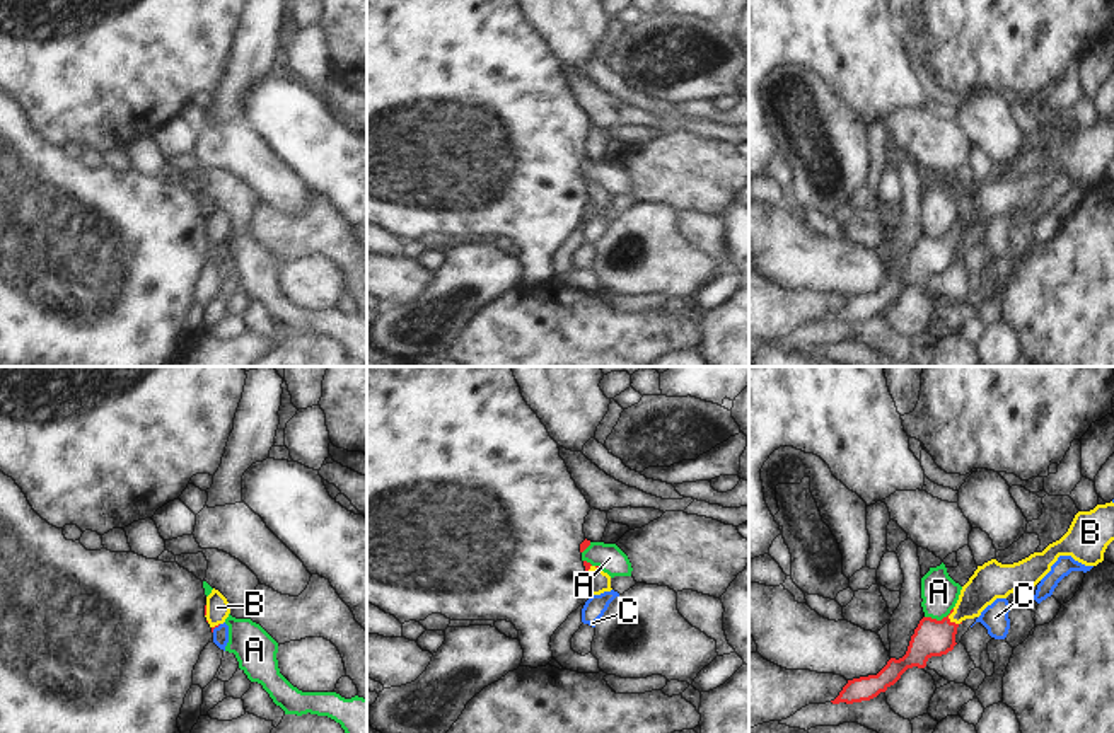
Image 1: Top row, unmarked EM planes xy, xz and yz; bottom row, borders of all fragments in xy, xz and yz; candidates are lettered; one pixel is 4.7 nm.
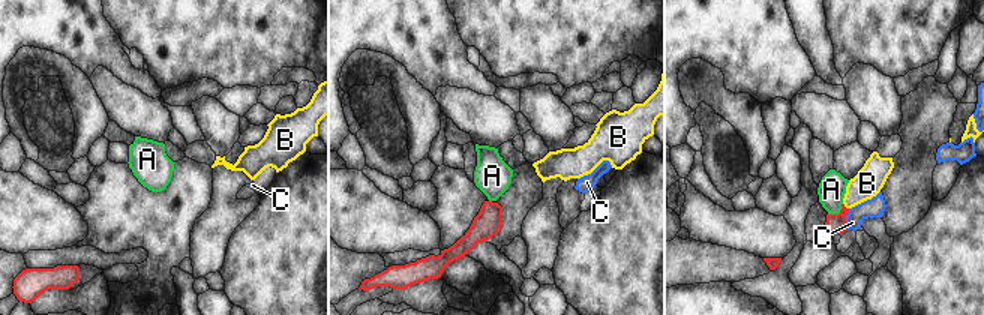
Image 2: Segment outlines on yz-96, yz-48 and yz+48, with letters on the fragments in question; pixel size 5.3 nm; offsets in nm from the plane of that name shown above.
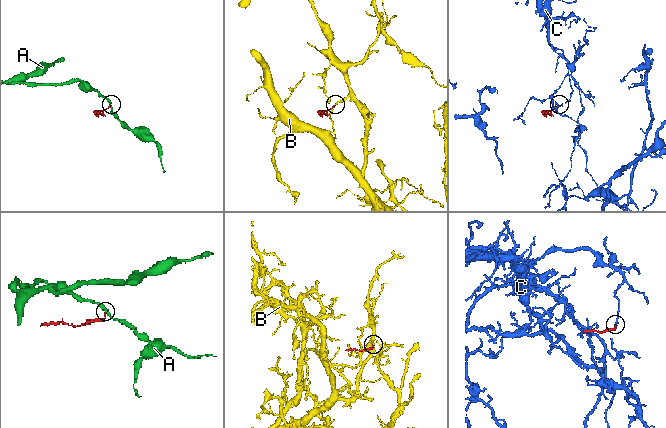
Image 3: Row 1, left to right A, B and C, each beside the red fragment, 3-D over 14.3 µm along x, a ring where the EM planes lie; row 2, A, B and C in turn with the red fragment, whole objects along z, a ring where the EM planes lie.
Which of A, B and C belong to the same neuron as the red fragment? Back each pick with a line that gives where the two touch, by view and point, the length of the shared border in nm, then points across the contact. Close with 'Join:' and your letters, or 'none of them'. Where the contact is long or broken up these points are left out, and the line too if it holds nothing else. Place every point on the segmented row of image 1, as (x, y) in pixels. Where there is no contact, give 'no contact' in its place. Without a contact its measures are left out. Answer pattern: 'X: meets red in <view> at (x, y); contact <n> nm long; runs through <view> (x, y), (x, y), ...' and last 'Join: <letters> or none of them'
B: meets red in yz at (947, 617); contact 80 nm long; runs through yz (932, 638), (947, 617), (988, 583)
Join: B

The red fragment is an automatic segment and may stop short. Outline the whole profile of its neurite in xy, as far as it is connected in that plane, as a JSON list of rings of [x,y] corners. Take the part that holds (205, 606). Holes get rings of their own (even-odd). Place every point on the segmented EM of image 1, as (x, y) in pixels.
[[[213,588],[212,593],[206,597],[206,605],[205,605],[205,617],[212,627],[212,632],[215,627],[225,622],[229,614],[230,614],[230,605],[227,598],[218,590]]]

